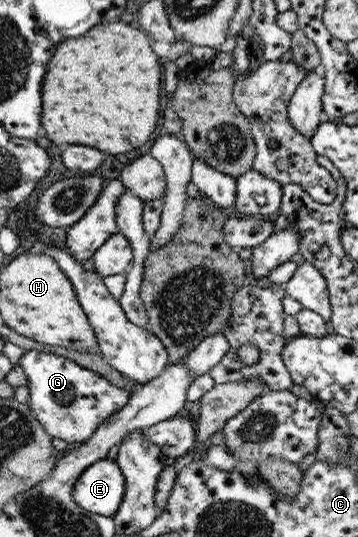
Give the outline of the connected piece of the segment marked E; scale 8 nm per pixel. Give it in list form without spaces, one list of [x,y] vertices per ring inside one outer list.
[[[115,458],[91,464],[78,477],[73,488],[74,502],[94,514],[112,517],[125,493],[125,476]]]

